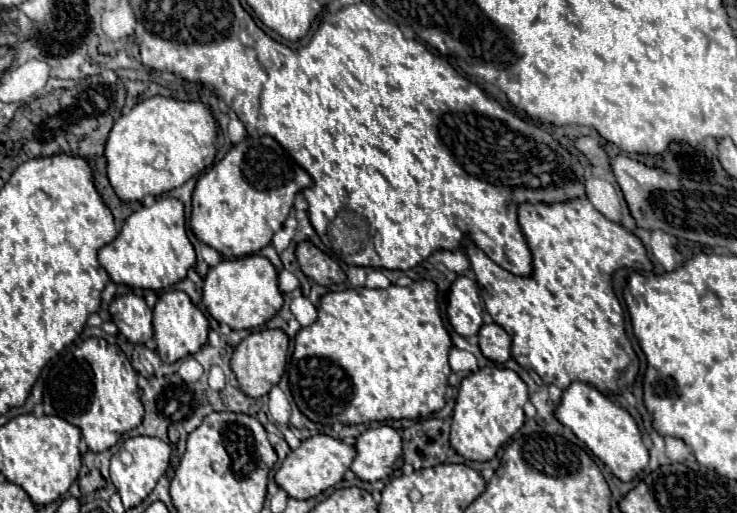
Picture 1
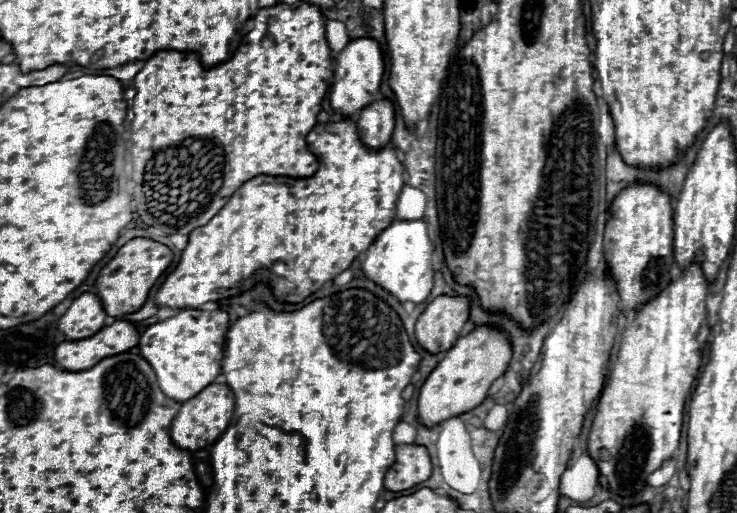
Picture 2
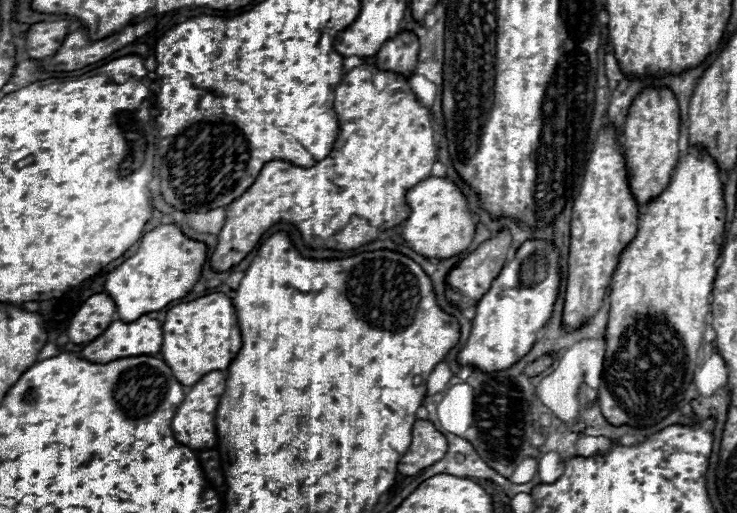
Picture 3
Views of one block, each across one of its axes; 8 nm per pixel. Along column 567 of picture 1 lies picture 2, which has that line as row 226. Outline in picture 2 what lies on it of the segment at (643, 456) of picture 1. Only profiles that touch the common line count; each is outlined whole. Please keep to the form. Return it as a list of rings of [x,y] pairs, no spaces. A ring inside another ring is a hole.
[[[394,220],[378,238],[376,242],[362,254],[362,272],[368,280],[376,286],[398,298],[400,302],[424,302],[434,284],[434,270],[432,270],[432,254],[434,244],[428,238],[426,222],[422,220]]]

